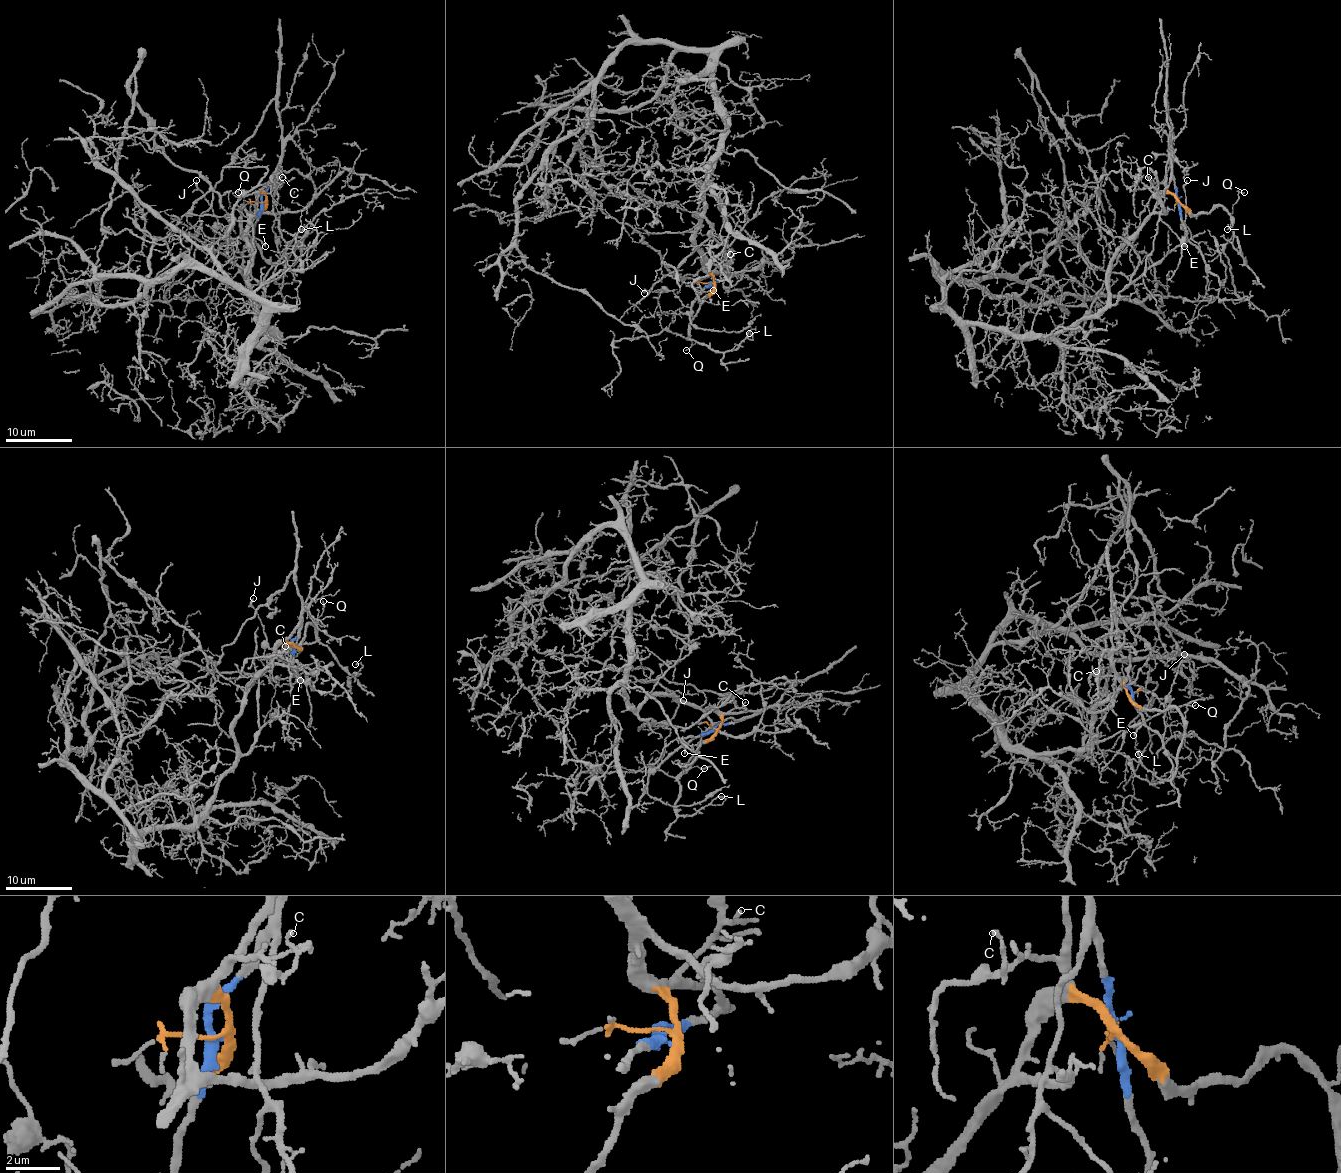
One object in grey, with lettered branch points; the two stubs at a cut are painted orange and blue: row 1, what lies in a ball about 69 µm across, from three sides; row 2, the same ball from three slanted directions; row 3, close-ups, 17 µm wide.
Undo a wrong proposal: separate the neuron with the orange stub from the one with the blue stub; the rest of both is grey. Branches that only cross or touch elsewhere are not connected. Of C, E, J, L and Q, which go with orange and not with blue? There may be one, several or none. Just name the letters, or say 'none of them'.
C, L, Q

